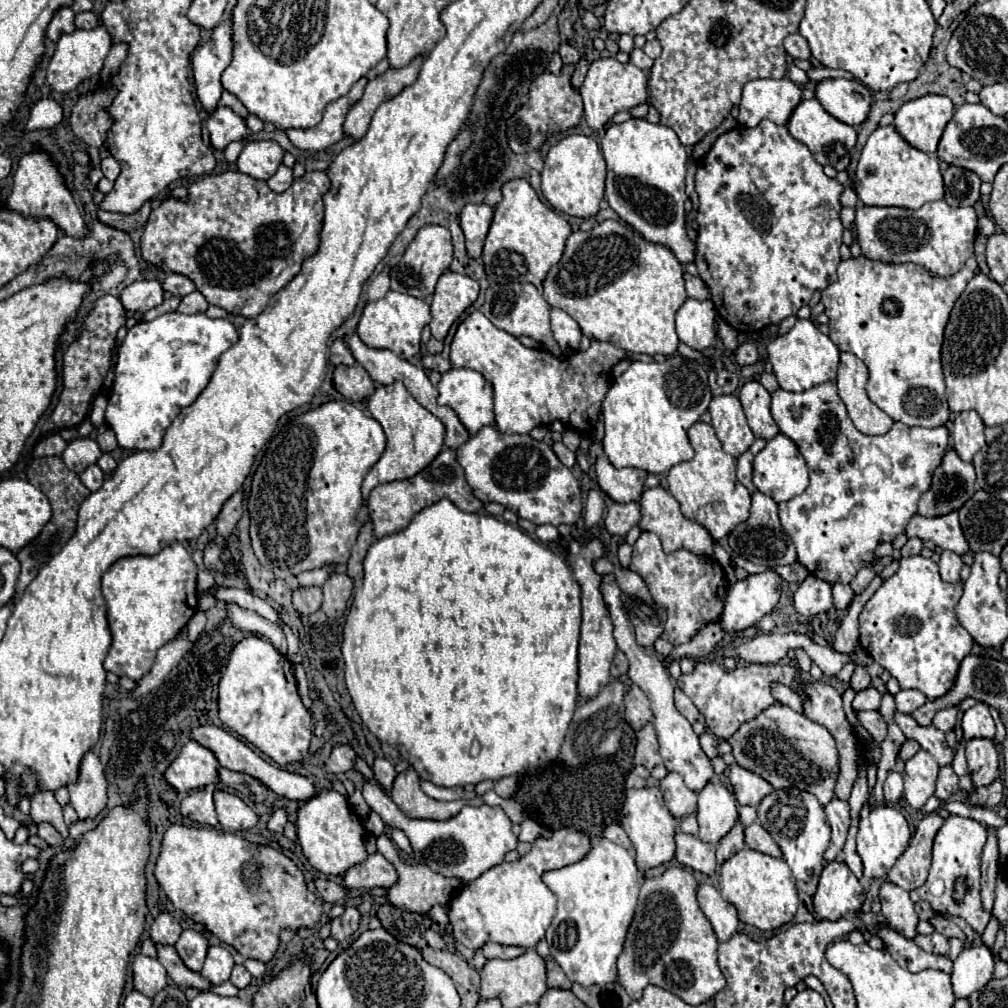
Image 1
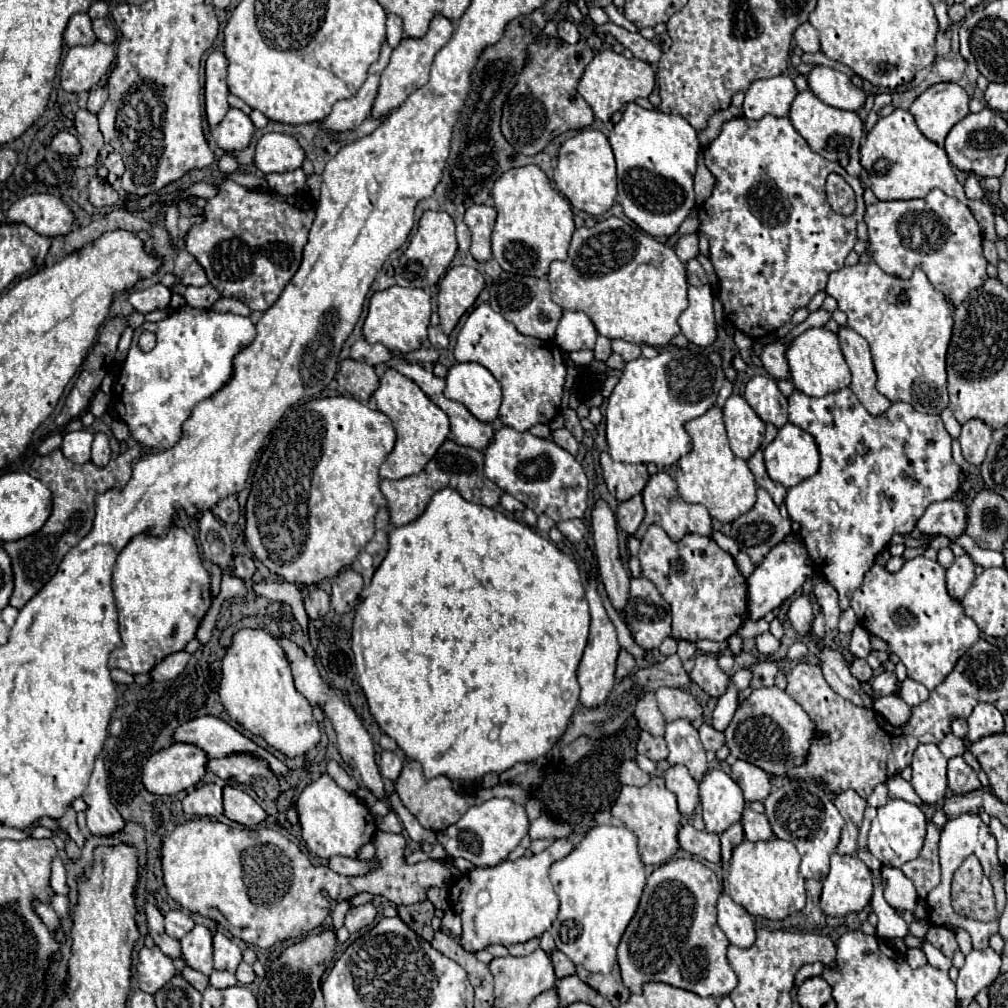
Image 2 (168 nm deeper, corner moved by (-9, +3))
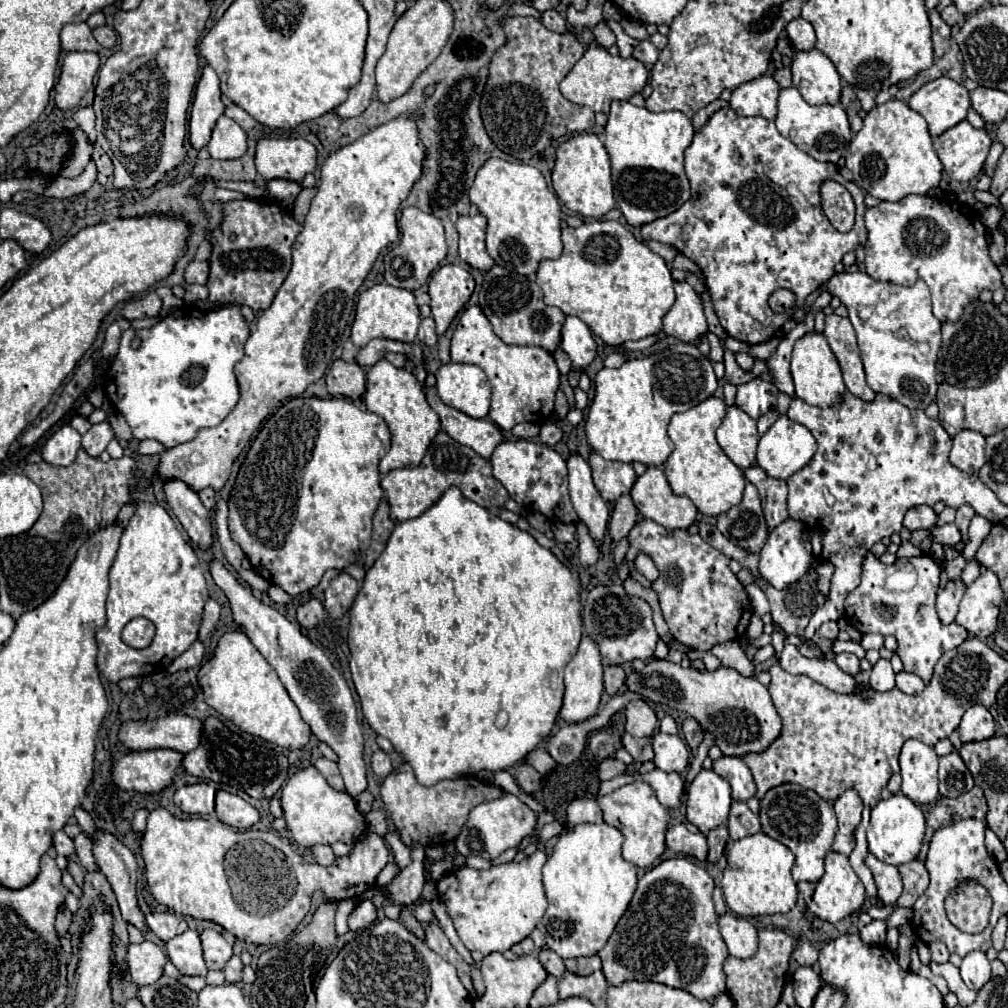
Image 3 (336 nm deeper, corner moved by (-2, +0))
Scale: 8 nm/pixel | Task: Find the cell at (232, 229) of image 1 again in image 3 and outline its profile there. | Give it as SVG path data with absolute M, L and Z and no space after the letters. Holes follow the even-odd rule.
M250 198L224 202L222 212L222 224L208 232L208 240L212 242L212 254L208 260L210 296L208 302L200 306L210 308L214 302L234 302L246 304L254 312L266 310L290 272L290 250L302 230L302 224L298 224L292 216L276 210L276 206L268 206Z

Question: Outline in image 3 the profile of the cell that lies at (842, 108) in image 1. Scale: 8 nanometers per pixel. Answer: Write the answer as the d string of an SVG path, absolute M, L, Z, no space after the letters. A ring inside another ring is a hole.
M816 48L810 52L796 52L790 70L794 86L808 104L818 106L840 102L840 74L834 64Z

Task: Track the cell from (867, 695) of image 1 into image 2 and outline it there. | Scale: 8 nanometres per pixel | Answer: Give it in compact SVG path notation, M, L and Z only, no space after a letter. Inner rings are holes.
M883 671L883 673L879 673L877 677L873 677L871 687L873 687L873 693L877 697L891 695L893 691L897 691L897 675L895 675L895 671Z

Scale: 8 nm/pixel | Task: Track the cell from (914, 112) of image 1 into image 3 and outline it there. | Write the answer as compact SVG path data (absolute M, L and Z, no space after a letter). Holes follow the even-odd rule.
M942 76L914 92L908 100L908 106L924 116L930 136L938 138L942 132L966 118L966 112L970 108L970 96L962 84Z

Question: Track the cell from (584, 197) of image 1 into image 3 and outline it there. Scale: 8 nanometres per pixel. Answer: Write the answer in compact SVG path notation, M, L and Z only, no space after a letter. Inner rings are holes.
M584 132L566 142L556 150L556 166L552 170L552 186L558 198L572 210L588 218L602 218L614 208L612 180L610 180L610 160L604 144L596 134Z

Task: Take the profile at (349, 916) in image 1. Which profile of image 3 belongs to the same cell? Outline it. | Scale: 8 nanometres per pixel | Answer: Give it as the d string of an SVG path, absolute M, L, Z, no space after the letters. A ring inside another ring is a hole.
M362 900L348 916L348 926L350 926L350 930L362 930L362 928L368 928L370 924L374 924L374 920L376 920L374 904L370 900Z

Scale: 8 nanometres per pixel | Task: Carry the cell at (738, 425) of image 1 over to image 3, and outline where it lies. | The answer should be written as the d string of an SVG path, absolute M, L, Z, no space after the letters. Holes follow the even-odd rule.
M738 406L726 408L726 416L716 430L716 440L738 468L748 468L756 462L756 446L760 440L756 420Z

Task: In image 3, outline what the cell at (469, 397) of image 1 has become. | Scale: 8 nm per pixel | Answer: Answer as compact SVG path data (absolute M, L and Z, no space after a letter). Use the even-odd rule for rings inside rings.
M442 364L436 372L436 390L444 404L472 418L486 418L492 388L484 370L474 364Z

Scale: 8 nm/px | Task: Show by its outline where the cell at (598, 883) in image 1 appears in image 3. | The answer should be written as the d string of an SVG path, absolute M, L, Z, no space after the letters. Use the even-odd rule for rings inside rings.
M580 824L574 830L564 830L558 838L554 852L544 864L544 890L548 898L548 910L542 918L546 928L546 942L560 958L582 958L598 954L610 934L614 932L618 920L626 912L634 892L636 892L636 866L622 858L624 836L610 824Z

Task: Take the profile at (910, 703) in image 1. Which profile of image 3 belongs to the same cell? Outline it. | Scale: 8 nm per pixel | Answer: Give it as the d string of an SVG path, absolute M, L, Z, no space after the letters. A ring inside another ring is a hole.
M900 672L900 674L896 674L896 688L902 690L904 694L914 696L914 694L920 694L926 686L922 684L922 680L918 676L908 674L908 672Z

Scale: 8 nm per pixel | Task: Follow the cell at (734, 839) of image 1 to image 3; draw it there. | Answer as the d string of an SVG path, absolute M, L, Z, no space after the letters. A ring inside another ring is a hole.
M726 824L710 830L710 834L708 834L708 846L710 846L708 862L712 862L712 864L718 862L718 858L722 856L722 852L726 848L726 840L728 840L728 826Z

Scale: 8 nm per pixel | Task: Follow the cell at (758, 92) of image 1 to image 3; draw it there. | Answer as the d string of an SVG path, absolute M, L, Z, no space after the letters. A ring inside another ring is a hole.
M760 76L758 80L746 82L732 92L730 108L738 116L764 116L776 118L780 86L772 76Z

